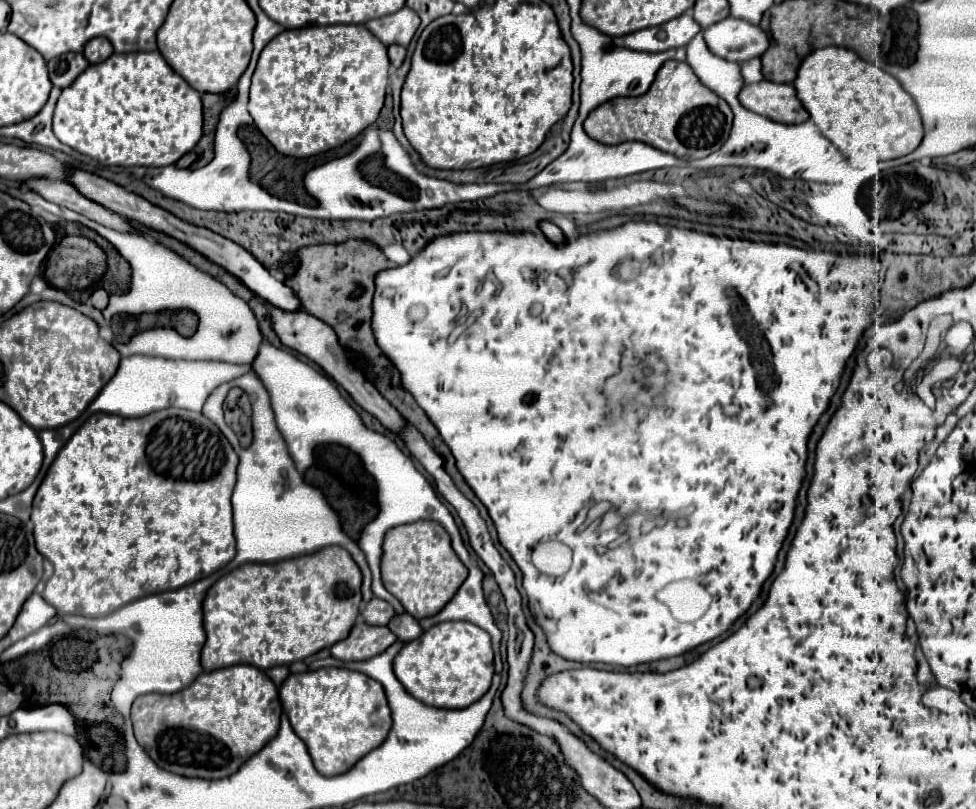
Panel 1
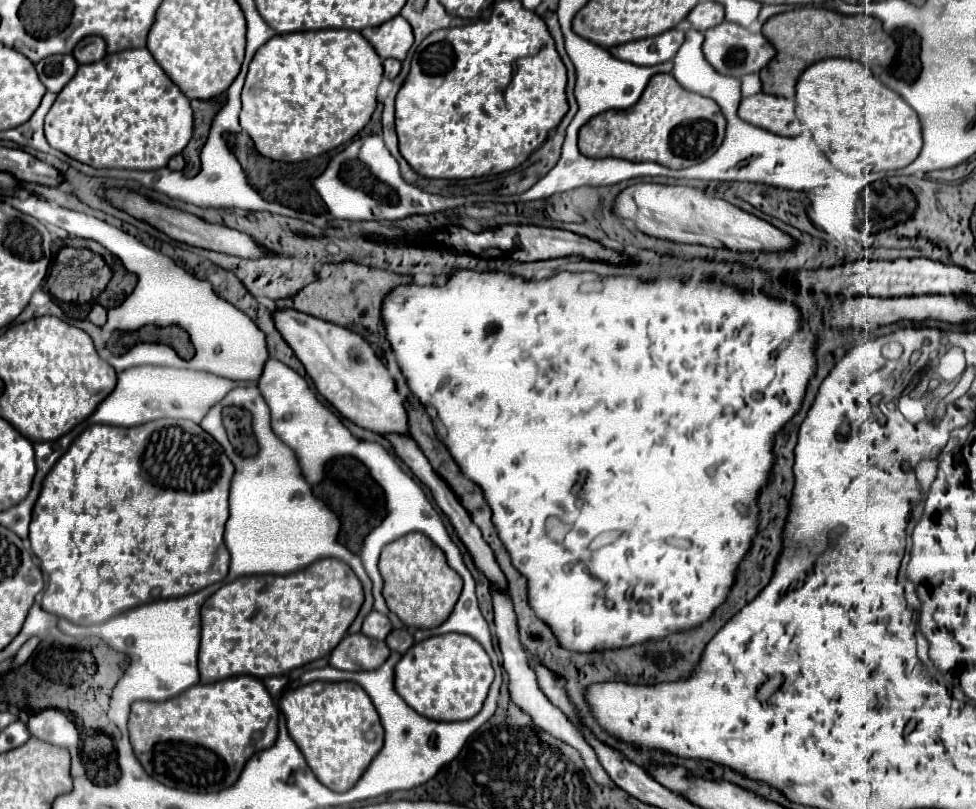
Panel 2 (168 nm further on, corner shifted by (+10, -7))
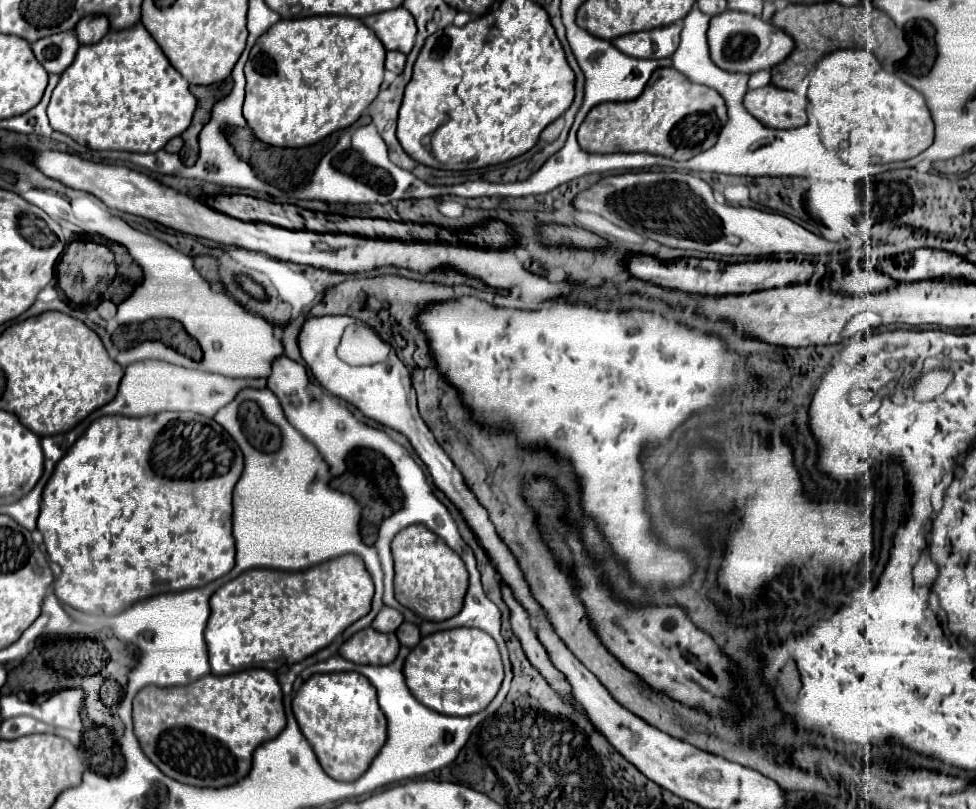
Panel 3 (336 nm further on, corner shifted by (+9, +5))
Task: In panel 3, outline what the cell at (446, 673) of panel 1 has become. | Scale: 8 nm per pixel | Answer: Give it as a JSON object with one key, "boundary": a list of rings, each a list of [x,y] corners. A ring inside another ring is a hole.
{"boundary":[[[451,628],[419,640],[403,666],[411,694],[427,708],[447,716],[471,716],[483,710],[503,682],[503,664],[497,644],[479,628]]]}

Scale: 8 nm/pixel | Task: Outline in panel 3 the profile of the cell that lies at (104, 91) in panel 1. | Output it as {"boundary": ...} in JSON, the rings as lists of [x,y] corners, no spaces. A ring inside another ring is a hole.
{"boundary":[[[137,24],[129,30],[119,30],[119,32],[109,30],[107,36],[103,36],[101,42],[79,48],[75,62],[71,64],[71,68],[67,68],[67,72],[61,74],[61,80],[53,90],[53,96],[51,96],[51,102],[49,102],[49,108],[47,108],[47,116],[49,116],[49,122],[51,122],[53,130],[71,136],[75,142],[79,142],[83,146],[89,146],[91,150],[125,150],[125,152],[141,152],[143,154],[143,152],[159,152],[171,138],[181,136],[187,130],[187,126],[191,124],[193,110],[195,110],[195,98],[189,92],[189,82],[169,64],[169,60],[165,58],[161,48],[155,44],[151,34],[145,30],[145,26]]]}

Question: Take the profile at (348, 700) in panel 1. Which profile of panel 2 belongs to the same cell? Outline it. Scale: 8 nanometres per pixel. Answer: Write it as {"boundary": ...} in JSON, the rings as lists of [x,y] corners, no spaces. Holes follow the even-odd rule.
{"boundary":[[[314,682],[314,684],[306,684],[306,686],[300,686],[296,690],[286,692],[280,698],[278,706],[284,712],[288,732],[292,736],[292,740],[296,742],[296,746],[300,748],[300,752],[304,754],[308,766],[312,768],[316,778],[334,792],[350,790],[358,782],[358,778],[364,774],[368,764],[374,760],[374,756],[382,750],[384,728],[380,724],[378,712],[374,708],[370,696],[356,682]],[[366,732],[372,732],[374,738],[368,740]]]}

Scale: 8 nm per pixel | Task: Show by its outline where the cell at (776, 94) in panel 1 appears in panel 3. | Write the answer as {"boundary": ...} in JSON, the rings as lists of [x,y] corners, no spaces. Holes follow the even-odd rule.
{"boundary":[[[769,84],[763,88],[749,90],[745,94],[743,104],[749,110],[749,114],[753,114],[757,120],[761,120],[761,124],[771,126],[771,128],[795,128],[795,126],[807,124],[807,100],[801,98],[793,90],[781,90],[773,84]]]}

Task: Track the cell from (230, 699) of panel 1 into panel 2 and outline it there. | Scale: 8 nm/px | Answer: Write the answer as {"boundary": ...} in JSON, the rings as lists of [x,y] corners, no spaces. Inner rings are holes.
{"boundary":[[[252,676],[196,684],[166,702],[134,702],[128,720],[130,744],[144,770],[158,782],[188,792],[220,792],[230,788],[256,750],[270,748],[278,736],[278,706],[264,682]]]}

